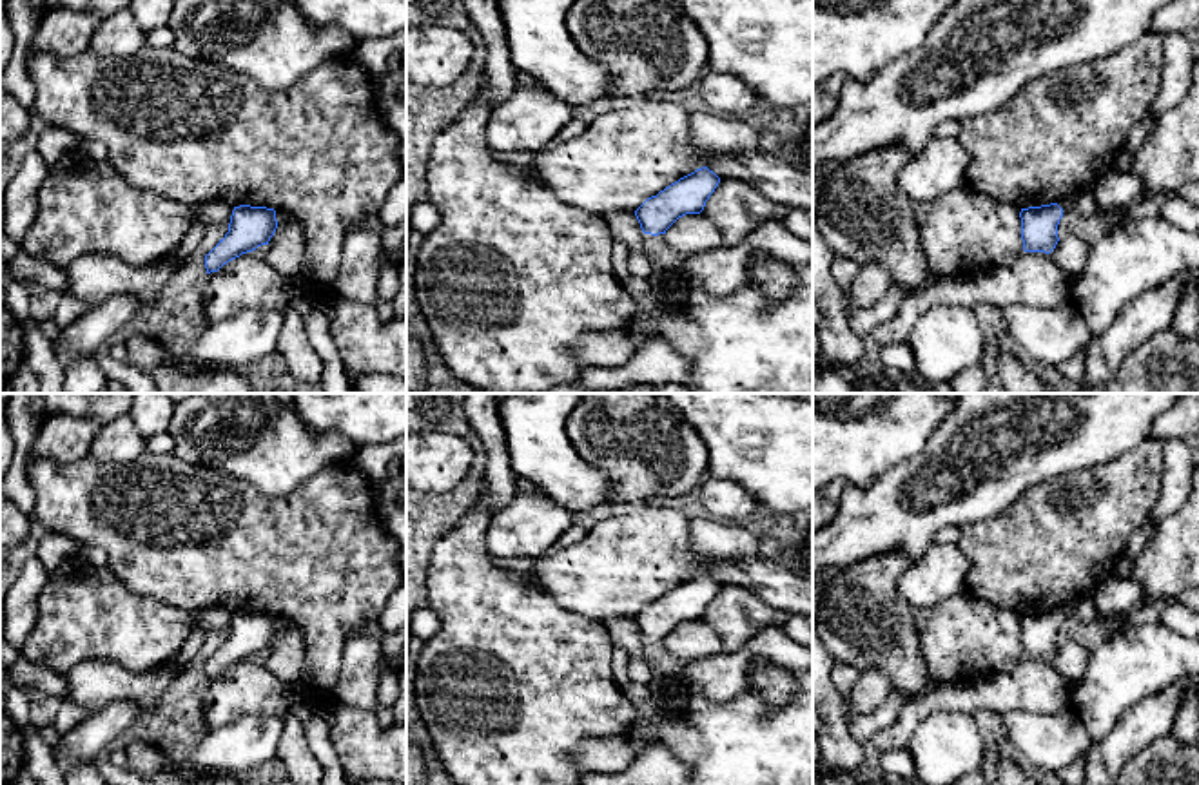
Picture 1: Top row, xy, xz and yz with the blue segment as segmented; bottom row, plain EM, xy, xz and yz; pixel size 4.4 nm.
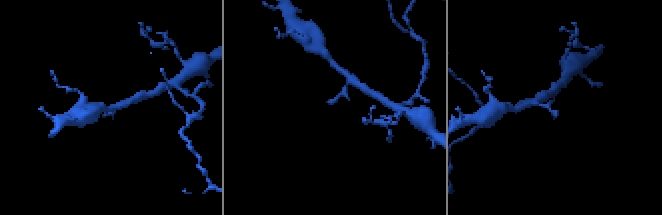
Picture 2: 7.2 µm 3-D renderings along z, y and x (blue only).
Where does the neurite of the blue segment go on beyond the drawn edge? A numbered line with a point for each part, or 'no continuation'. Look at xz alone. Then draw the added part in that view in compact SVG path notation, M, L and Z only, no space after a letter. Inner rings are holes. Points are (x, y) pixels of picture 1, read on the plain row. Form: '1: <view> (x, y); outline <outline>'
no continuation

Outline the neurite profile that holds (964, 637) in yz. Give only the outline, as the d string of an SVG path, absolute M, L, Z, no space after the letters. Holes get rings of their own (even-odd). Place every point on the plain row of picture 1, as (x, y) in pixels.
M963 591L932 607L920 649L932 682L992 676L1023 656L1019 615Z

